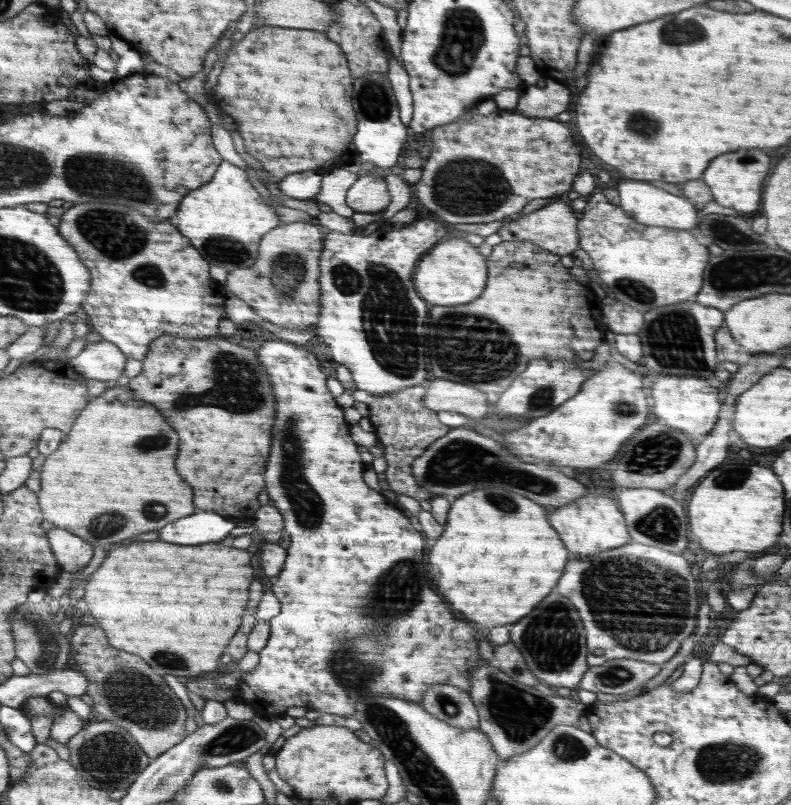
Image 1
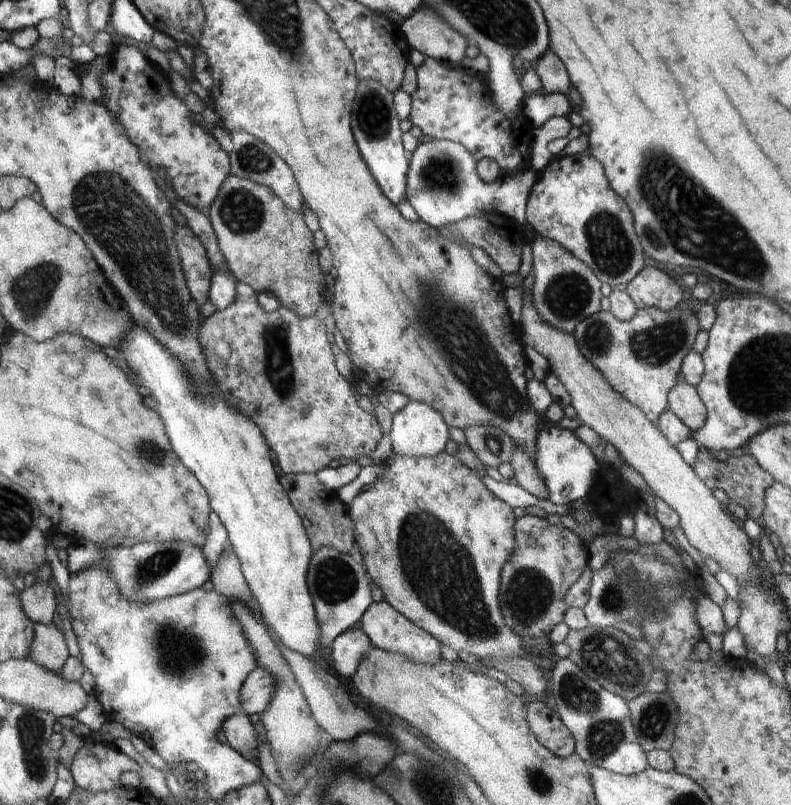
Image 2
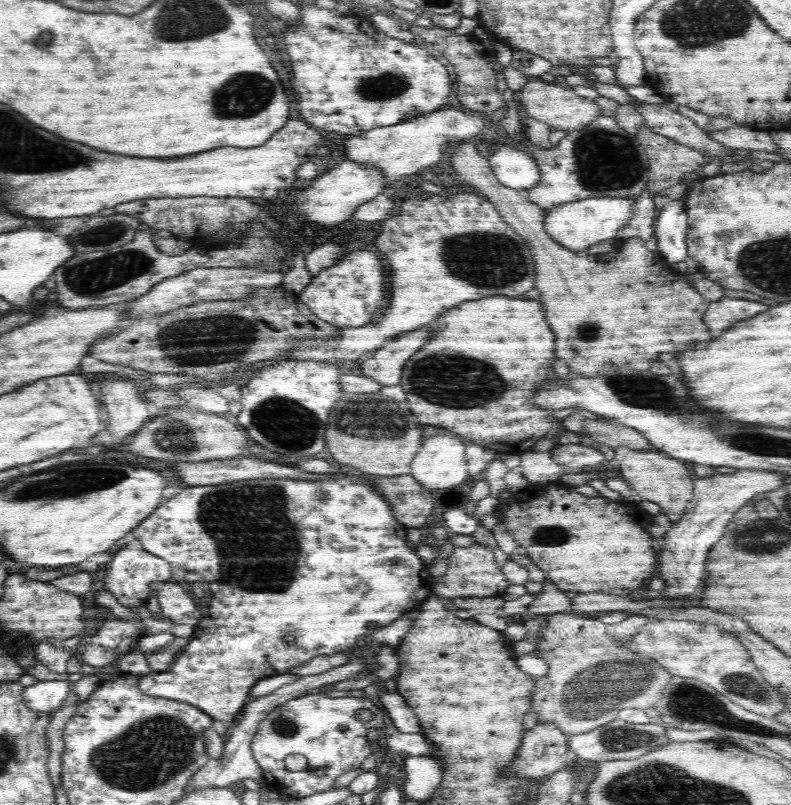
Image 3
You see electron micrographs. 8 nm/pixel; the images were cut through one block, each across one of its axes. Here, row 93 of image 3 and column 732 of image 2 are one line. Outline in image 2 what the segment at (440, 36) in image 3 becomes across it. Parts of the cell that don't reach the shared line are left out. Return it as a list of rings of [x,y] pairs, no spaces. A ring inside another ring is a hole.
[[[701,447],[698,460],[694,462],[694,472],[703,480],[704,484],[712,490],[720,489],[727,494],[728,501],[734,502],[744,508],[748,518],[761,522],[764,510],[764,492],[774,484],[774,479],[750,455],[728,457],[720,461],[715,453]]]

